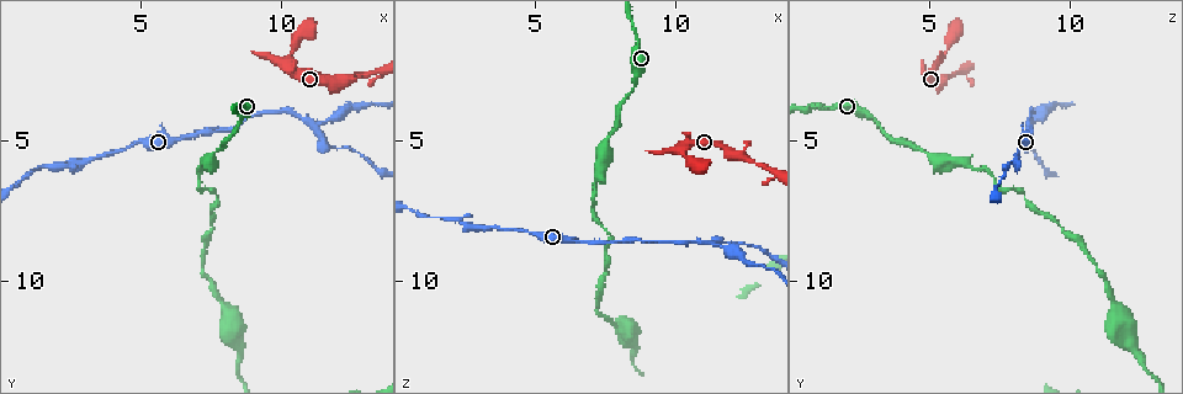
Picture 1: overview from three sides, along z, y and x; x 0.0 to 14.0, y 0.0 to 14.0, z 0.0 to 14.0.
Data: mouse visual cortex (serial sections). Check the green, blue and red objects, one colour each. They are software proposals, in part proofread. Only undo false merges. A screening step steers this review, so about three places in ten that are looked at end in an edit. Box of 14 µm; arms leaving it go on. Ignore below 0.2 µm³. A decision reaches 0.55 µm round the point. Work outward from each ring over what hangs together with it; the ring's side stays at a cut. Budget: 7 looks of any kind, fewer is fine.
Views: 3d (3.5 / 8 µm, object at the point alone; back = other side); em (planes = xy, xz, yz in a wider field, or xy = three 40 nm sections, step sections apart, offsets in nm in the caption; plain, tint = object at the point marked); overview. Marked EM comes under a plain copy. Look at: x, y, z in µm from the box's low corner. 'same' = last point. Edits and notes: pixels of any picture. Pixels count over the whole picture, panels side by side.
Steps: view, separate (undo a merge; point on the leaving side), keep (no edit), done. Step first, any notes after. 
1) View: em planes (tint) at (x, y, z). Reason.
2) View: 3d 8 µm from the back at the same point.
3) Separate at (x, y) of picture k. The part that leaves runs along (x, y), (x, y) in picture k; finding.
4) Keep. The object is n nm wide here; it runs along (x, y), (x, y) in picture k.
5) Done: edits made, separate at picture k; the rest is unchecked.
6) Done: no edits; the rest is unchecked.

View: 3d 8 µm at (2.3, 5.8, 7.8). Narrows sharply.

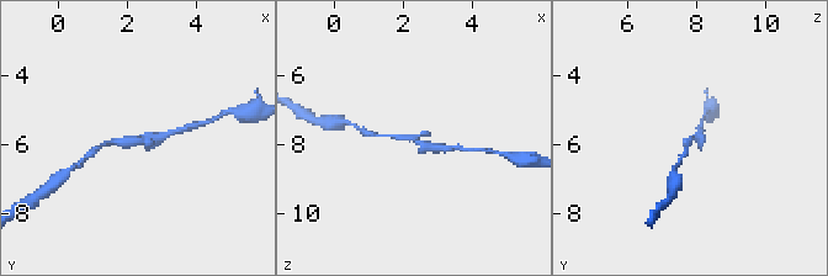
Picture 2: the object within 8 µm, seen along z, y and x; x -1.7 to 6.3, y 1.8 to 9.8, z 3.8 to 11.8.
View: 3d 3.5 µm at (2.3, 5.8, 7.9). Closer look.

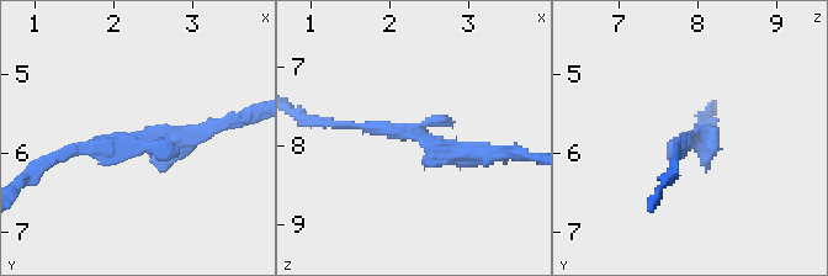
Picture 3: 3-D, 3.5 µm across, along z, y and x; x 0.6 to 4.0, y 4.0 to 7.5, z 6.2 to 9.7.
View: em xy step 2 (tint) at (2.35, 5.85, 7.85). The arms are 150, 250 nm wide.

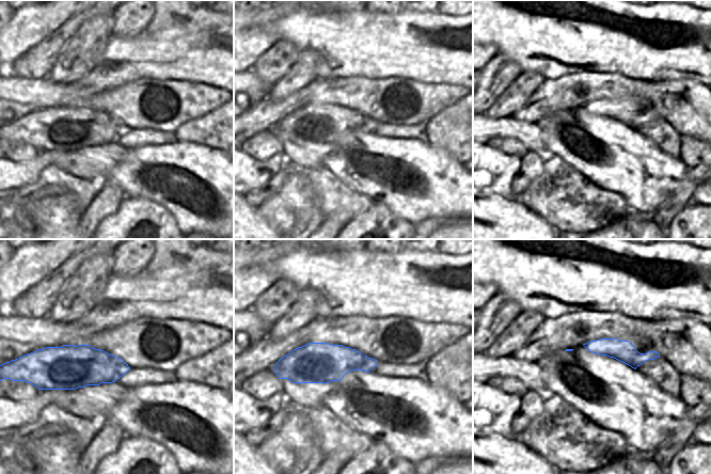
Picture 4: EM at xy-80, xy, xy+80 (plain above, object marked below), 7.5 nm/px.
Keep. It runs along (588, 345), (631, 357), (656, 354) in picture 4; one cell here.

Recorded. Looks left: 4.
View: 3d 3.5 µm at (11.1, 4.5, 8.6). A fork.

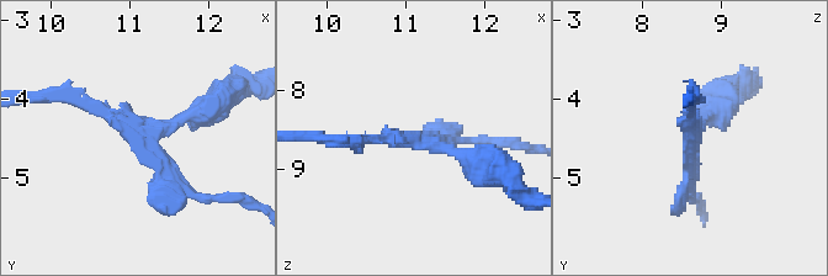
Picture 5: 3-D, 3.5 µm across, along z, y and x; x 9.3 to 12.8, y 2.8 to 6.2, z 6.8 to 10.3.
View: em planes (tint) at (11.05, 4.45, 8.65). Shape alone is not enough.

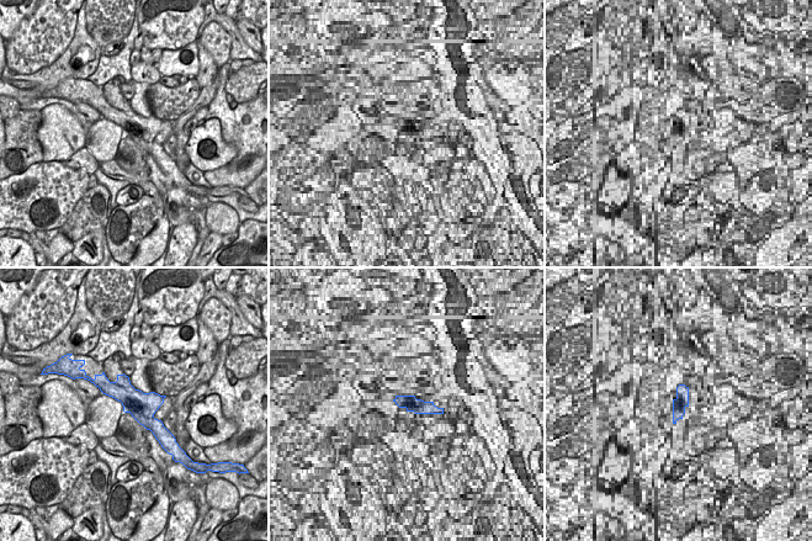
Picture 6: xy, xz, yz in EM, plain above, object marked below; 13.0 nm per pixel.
Separate at (728, 105) of picture 5. 3 arms meet here; the part that leaves runs along (704, 117), (730, 91), (754, 84) in picture 5; a second cell is stuck on.

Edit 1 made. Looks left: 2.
View: 3d 3.5 µm at (10.4, 1.8, 5.5). Sharp bend.

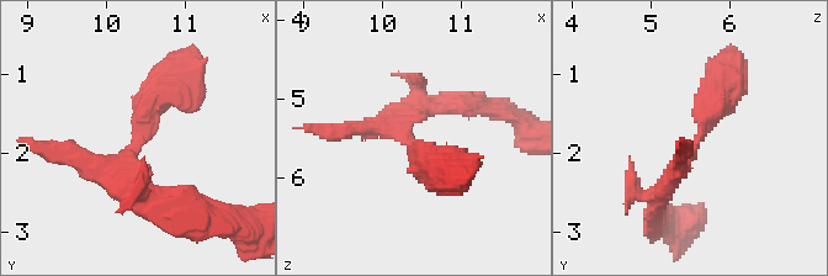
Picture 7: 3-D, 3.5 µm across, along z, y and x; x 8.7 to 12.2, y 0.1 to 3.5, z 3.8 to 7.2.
View: em xy step 3 (tint) at (10.40, 1.85, 5.60). The arms are 250, 450 nm wide; shape alone is not enough.

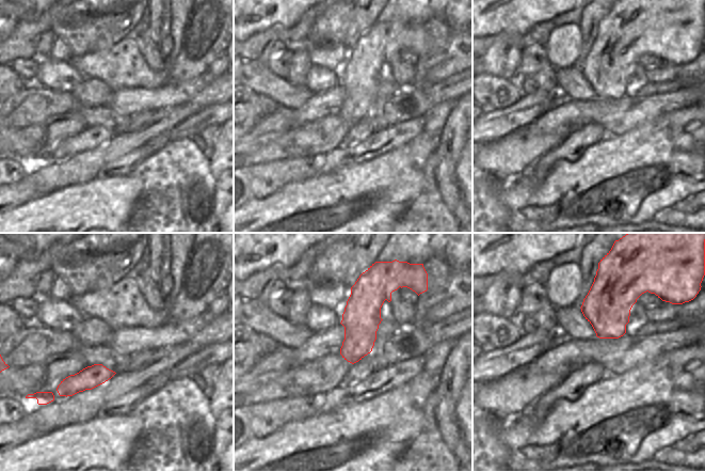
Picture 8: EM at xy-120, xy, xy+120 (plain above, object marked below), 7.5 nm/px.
Keep. It runs along (658, 195), (699, 142), (721, 80) in picture 7; continuous, no second cell.

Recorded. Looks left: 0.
Done: edits made, separate at picture 5; the rest is unchecked.

